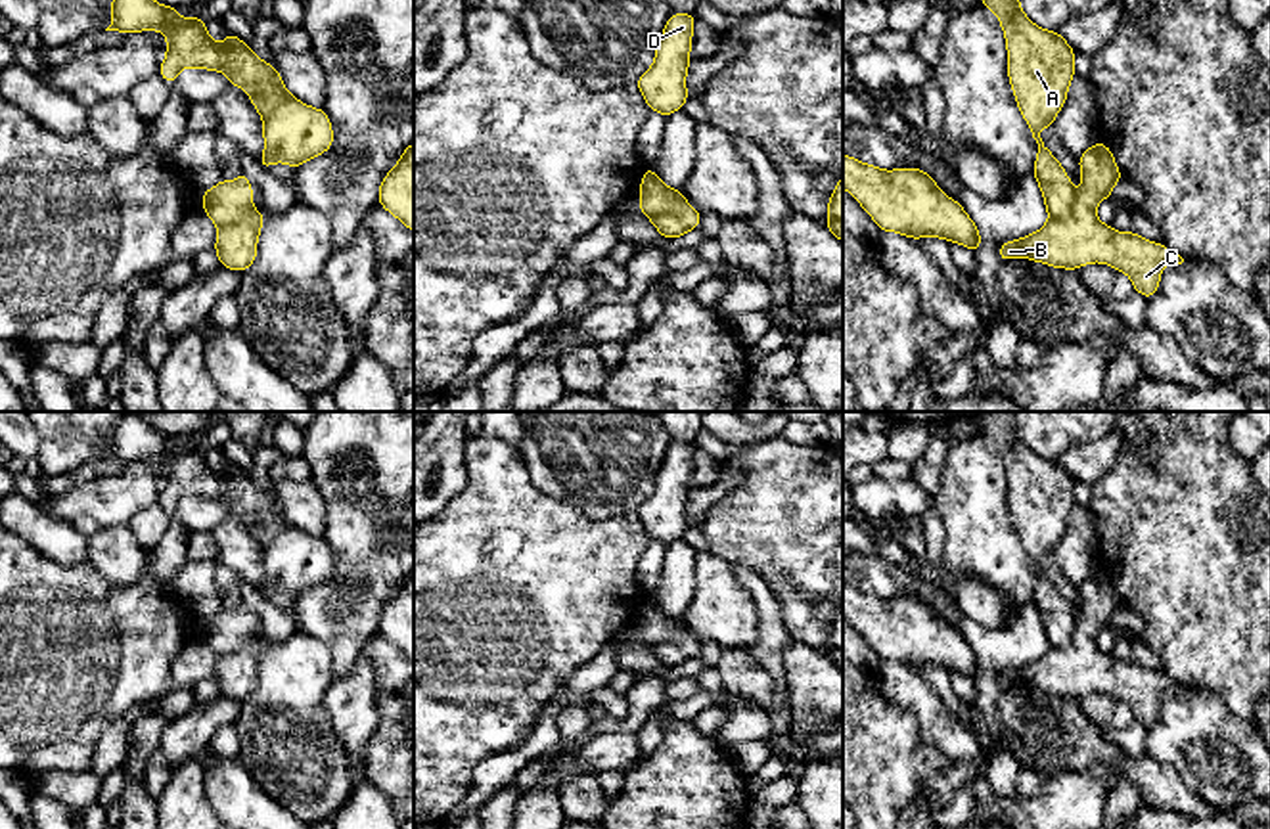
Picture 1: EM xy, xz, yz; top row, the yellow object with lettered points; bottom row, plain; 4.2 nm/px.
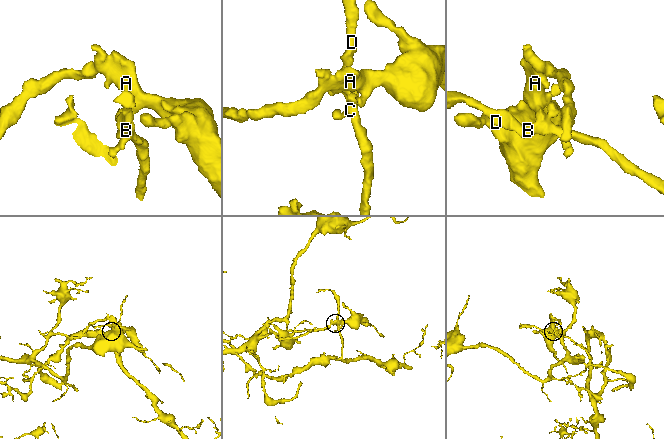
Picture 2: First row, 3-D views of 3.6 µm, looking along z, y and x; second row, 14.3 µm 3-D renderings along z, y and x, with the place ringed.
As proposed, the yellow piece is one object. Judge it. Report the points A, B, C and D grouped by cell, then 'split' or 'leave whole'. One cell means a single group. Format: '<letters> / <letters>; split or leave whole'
A / B C D; split

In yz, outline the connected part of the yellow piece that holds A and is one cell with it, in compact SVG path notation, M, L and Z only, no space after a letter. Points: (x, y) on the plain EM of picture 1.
M981 412L977 417L981 433L992 438L1002 454L1008 477L1009 515L1032 567L1038 572L1032 605L1042 618L1050 649L1065 649L1075 638L1077 622L1061 592L1044 574L1040 557L1054 557L1054 548L1065 534L1069 513L1075 505L1075 479L1067 473L1059 459L1046 459L1025 444L1015 412Z

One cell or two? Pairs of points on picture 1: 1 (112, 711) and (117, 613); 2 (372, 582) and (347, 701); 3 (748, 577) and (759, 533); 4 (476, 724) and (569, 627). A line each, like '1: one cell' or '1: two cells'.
1: one cell
2: two cells
3: two cells
4: one cell

